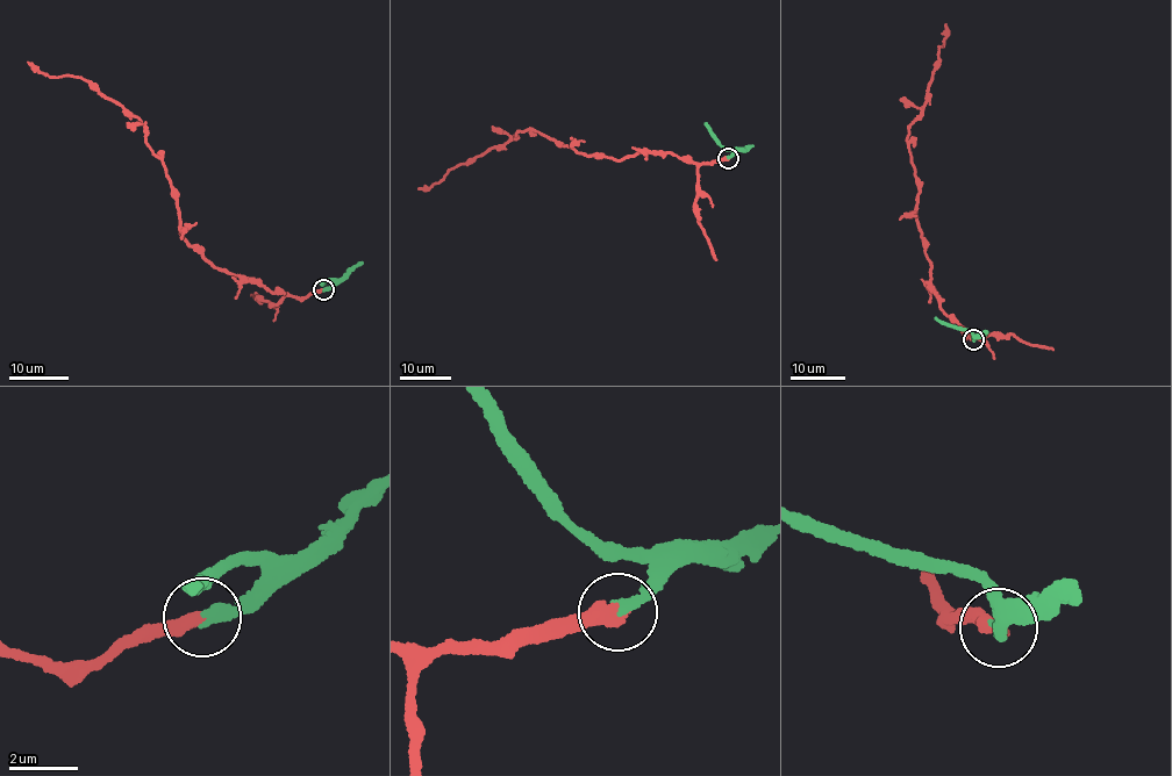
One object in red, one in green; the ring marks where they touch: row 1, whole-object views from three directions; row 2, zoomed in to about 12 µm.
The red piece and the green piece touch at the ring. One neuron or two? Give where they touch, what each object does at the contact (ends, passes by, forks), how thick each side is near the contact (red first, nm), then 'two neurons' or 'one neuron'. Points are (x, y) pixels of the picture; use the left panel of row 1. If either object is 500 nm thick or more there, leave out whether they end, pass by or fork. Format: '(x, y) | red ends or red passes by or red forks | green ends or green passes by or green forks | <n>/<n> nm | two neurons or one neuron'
(323, 289) | red ends | green ends | 480/320 nm | one neuron

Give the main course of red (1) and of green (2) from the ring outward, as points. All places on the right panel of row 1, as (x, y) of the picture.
1: (973, 339), (941, 309), (930, 285), (916, 221), (919, 180), (907, 141), (945, 24)
2: (973, 339), (969, 331), (942, 323), (935, 317)

